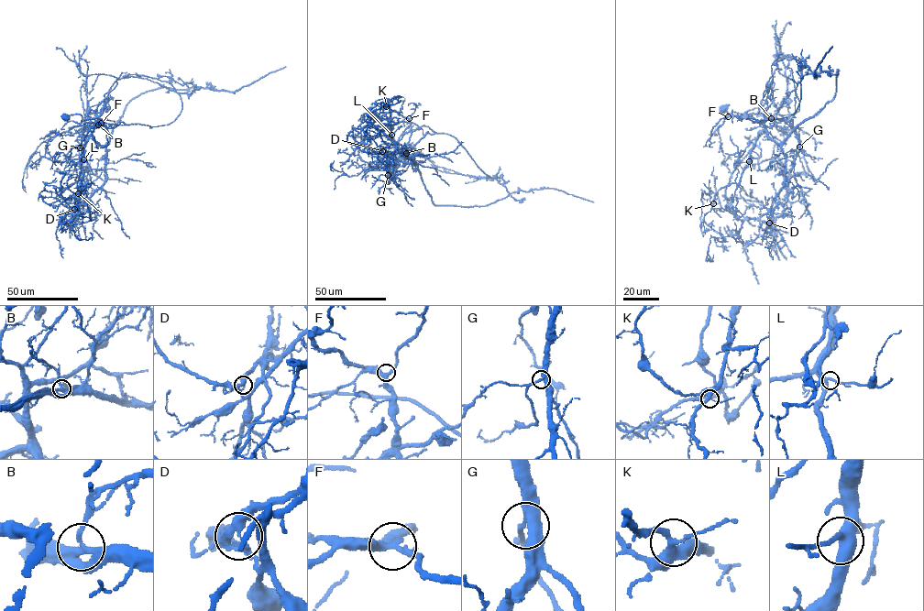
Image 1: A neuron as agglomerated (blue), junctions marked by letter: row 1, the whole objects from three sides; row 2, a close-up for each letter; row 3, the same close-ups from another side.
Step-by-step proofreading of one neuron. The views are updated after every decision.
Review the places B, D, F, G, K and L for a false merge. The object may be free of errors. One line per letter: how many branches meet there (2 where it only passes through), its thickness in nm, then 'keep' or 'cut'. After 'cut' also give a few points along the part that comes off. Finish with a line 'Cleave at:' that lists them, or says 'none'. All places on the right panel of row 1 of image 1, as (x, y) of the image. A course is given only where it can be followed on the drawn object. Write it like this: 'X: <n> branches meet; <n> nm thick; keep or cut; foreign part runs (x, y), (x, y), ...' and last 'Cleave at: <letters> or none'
B: 3 branches meet; 280 nm thick; keep
D: 3 branches meet; 280 nm thick; cut; foreign part runs (769, 223), (791, 206), (799, 140), (789, 122), (737, 118), (764, 104), (775, 41), (791, 24)
F: 3 branches meet; 320 nm thick; keep
G: 3 branches meet; 280 nm thick; keep
K: 3 branches meet; 280 nm thick; keep
L: 3 branches meet; 280 nm thick; keep
Cleave at: D

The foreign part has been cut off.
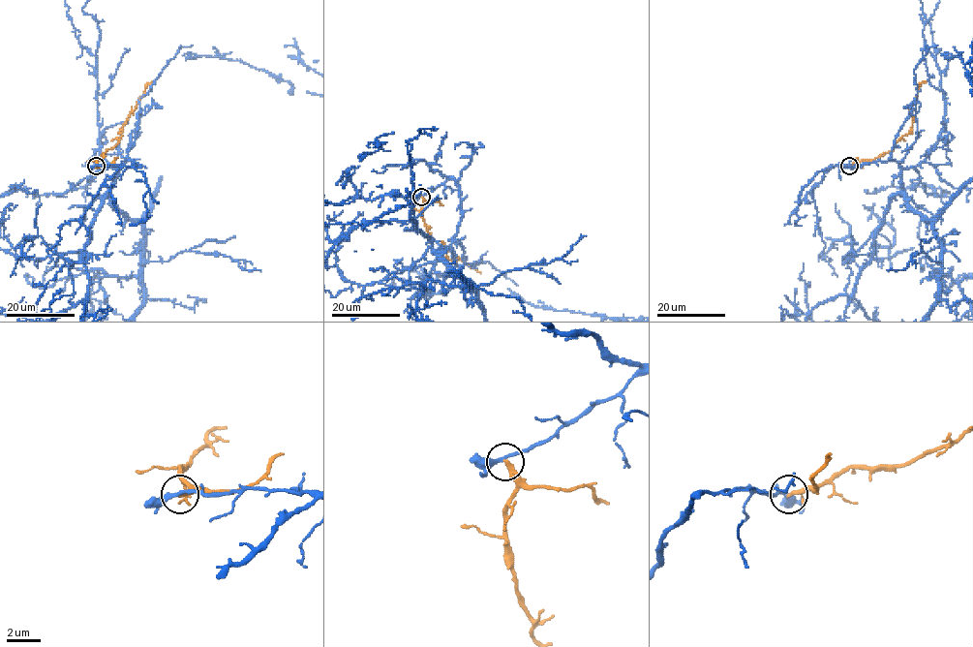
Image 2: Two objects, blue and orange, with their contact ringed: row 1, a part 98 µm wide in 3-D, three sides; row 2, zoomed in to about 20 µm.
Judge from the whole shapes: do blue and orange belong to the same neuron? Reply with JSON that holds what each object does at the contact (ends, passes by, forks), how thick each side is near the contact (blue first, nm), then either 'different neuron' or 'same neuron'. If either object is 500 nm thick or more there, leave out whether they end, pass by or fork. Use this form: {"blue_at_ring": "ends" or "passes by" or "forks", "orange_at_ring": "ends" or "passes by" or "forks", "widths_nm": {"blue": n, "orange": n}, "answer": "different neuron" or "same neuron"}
{"blue_at_ring": "passes by", "orange_at_ring": "passes by", "widths_nm": {"blue": 220, "orange": 200}, "answer": "different neuron"}

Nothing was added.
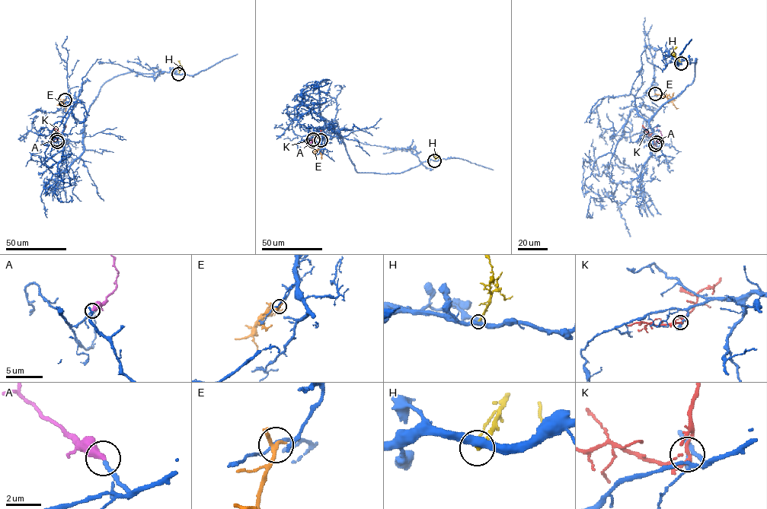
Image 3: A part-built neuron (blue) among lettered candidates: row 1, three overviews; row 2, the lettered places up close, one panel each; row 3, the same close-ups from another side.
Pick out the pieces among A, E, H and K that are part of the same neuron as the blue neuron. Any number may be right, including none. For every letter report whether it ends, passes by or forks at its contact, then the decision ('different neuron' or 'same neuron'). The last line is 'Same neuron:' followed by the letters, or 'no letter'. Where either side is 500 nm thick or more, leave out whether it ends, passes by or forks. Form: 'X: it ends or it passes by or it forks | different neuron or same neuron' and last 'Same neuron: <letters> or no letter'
A: it ends | same neuron
E: it passes by | different neuron
H: it ends | different neuron
K: it passes by | different neuron
Same neuron: A

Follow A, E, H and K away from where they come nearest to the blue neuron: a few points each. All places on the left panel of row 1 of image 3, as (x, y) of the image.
A: (56, 139), (51, 135), (53, 126)
E: (65, 100), (62, 101), (65, 111)
H: (178, 74), (180, 67), (179, 61)
K: (57, 141), (58, 135), (65, 125)

